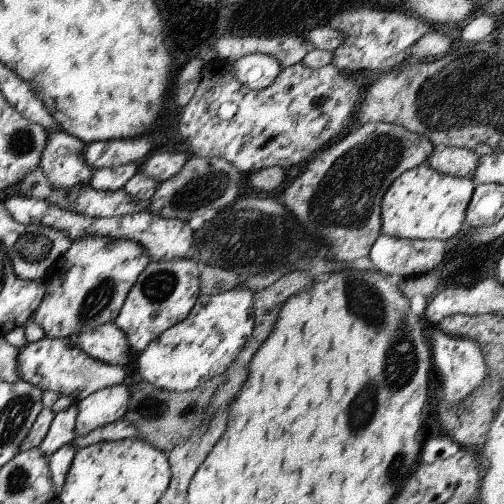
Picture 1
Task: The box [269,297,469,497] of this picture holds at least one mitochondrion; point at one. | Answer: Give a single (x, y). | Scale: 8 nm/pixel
(400, 465)

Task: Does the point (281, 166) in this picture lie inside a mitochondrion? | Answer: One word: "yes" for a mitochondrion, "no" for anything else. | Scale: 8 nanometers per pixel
no

